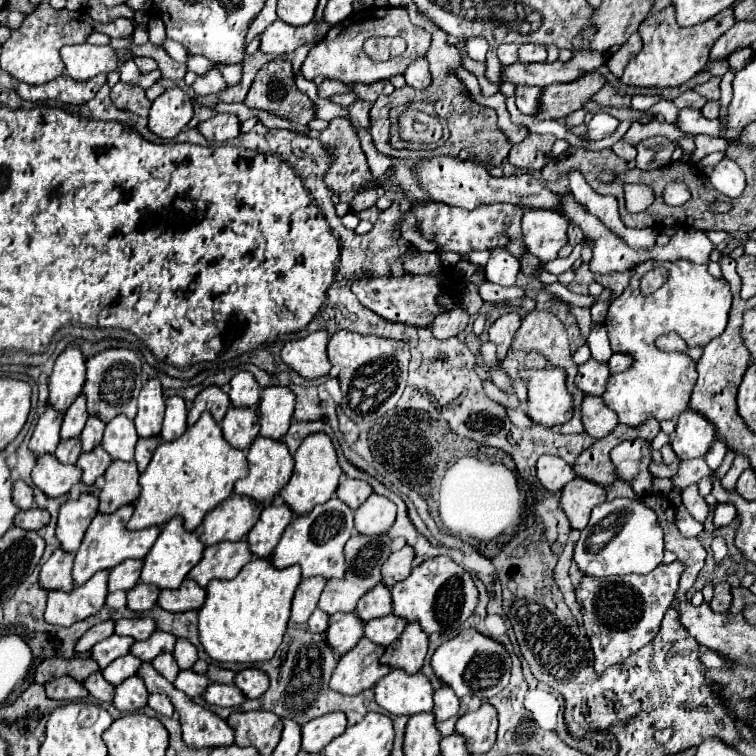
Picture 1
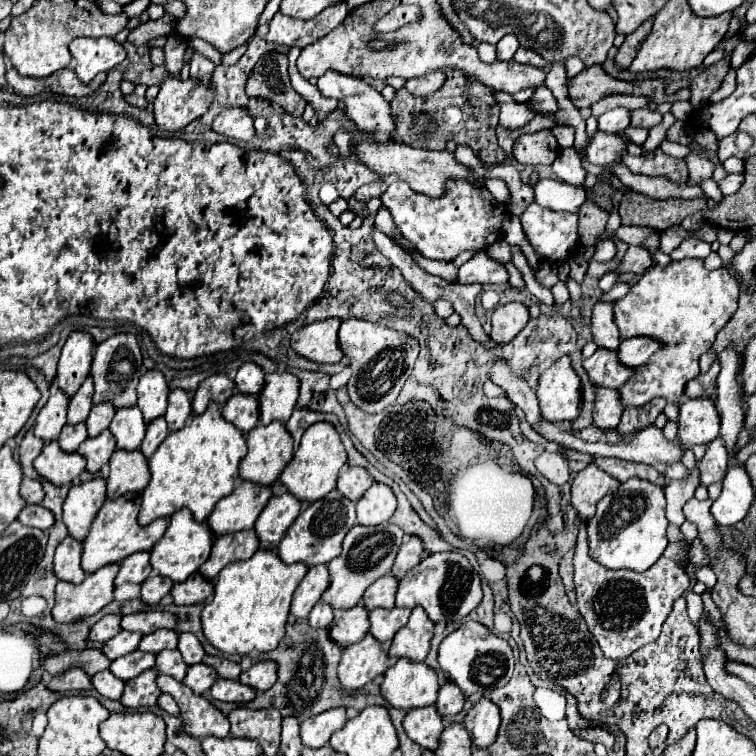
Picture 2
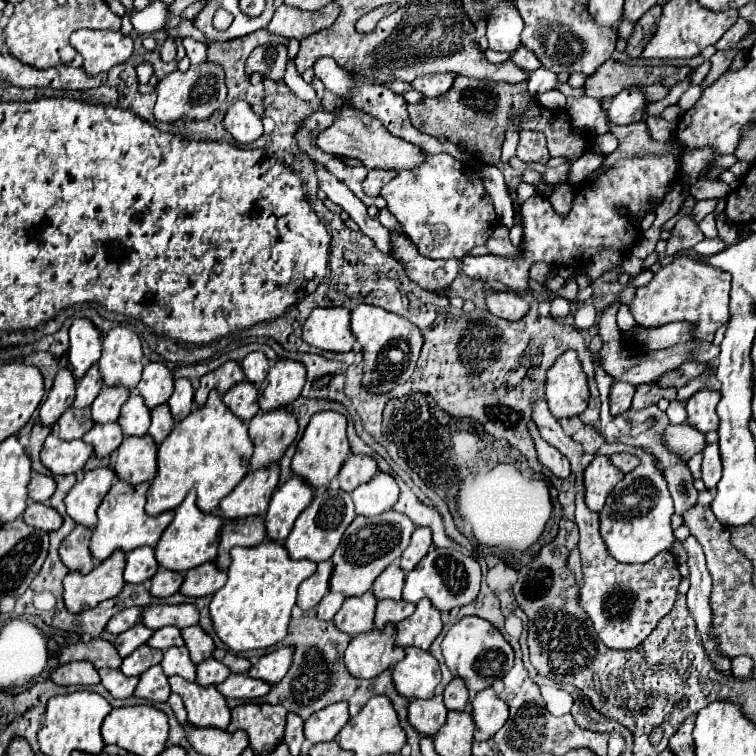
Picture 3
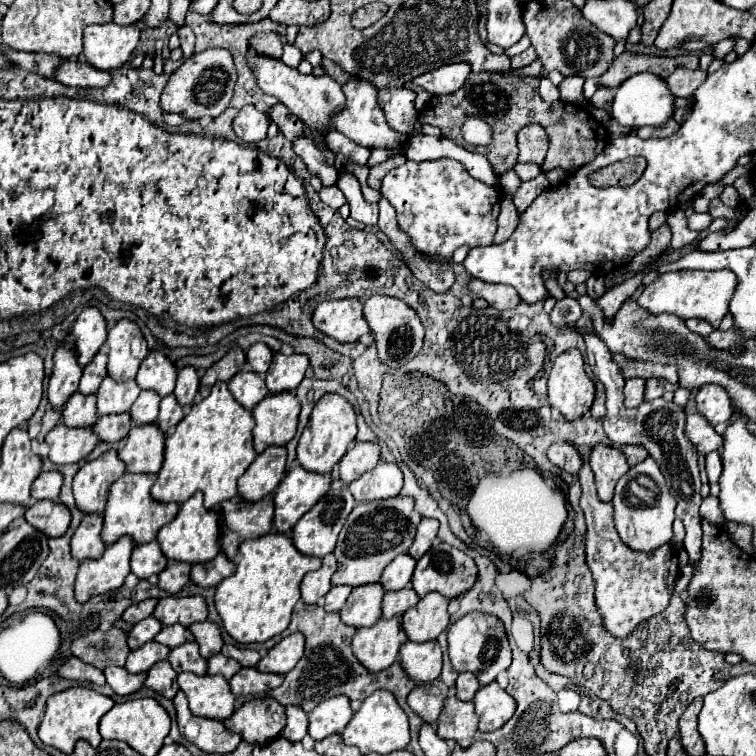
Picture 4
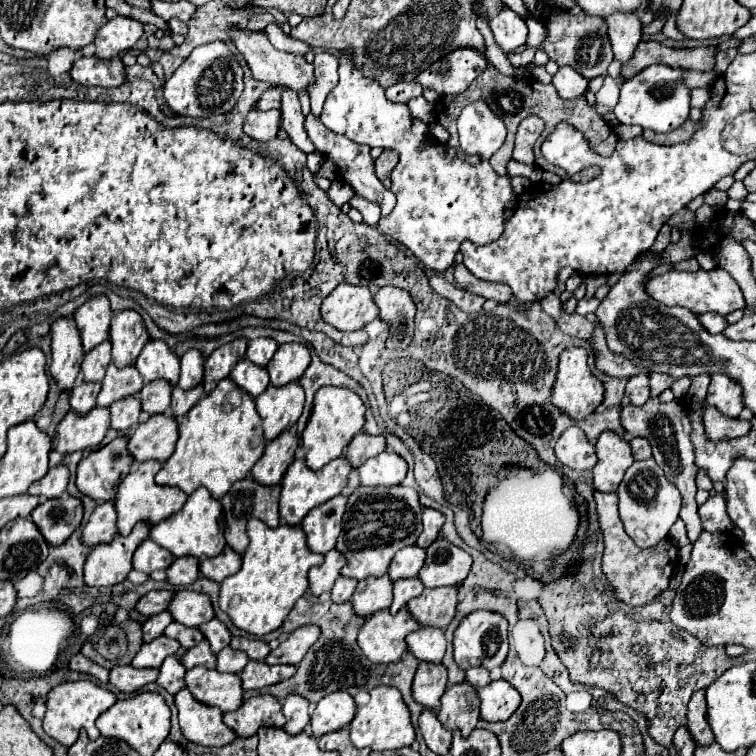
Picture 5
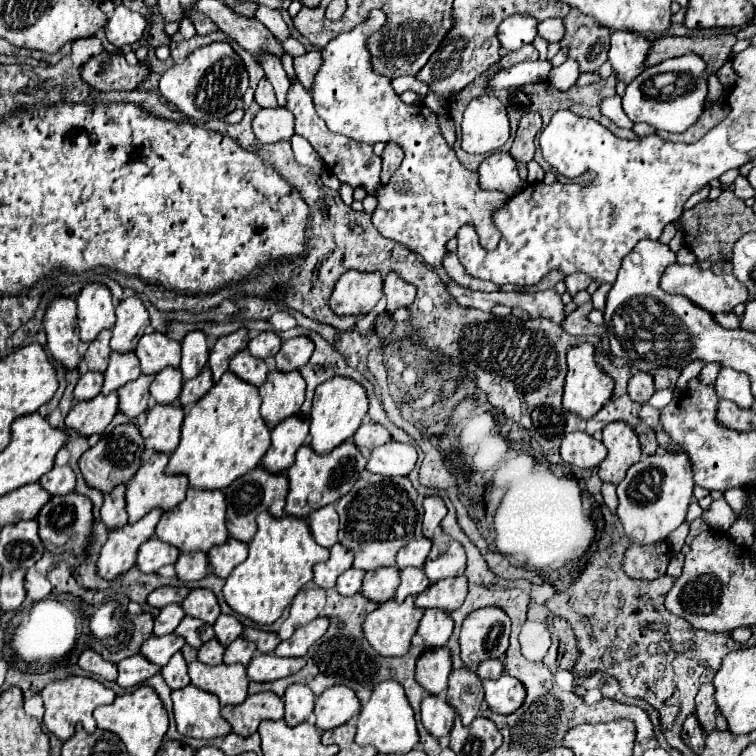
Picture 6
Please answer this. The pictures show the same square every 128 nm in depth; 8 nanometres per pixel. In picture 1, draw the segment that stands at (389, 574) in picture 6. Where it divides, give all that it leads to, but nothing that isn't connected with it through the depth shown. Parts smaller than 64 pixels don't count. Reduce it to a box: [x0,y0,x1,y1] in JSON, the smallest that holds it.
[326,612,364,656]

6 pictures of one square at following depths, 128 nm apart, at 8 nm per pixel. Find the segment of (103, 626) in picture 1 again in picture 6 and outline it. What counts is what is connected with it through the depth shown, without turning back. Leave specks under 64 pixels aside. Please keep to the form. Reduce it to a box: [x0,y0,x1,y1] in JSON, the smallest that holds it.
[148,586,190,608]

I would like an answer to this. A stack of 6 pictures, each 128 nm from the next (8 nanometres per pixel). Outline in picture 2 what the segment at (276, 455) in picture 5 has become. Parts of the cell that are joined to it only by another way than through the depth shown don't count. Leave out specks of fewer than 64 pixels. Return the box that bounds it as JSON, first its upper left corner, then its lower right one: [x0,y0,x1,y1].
[208,480,272,536]

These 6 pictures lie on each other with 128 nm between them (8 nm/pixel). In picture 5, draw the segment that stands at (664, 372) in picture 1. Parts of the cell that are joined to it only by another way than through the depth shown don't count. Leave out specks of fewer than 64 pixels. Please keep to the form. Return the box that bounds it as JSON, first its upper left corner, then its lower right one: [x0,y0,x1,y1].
[646,268,746,314]

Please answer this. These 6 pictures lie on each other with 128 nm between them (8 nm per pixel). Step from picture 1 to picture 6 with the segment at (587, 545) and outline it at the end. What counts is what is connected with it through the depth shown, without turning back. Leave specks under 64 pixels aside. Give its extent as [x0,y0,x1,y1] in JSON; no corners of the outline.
[616,452,694,544]

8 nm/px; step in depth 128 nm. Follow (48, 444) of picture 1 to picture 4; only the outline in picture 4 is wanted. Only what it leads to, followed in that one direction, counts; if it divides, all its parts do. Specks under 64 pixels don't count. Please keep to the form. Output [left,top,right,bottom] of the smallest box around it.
[48,342,82,410]

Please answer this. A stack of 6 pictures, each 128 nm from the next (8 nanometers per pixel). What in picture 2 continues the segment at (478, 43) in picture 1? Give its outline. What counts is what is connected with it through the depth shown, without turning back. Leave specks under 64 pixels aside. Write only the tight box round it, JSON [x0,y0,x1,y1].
[478,44,496,64]

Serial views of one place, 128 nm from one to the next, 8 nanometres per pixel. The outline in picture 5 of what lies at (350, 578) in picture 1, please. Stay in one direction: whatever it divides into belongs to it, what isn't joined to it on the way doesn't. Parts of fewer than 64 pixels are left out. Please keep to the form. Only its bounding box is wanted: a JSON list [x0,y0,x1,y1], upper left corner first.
[336,486,422,580]

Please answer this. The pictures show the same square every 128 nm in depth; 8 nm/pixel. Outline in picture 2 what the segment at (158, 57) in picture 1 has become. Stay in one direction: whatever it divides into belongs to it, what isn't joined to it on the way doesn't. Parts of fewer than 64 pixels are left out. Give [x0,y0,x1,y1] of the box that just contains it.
[166,33,186,74]

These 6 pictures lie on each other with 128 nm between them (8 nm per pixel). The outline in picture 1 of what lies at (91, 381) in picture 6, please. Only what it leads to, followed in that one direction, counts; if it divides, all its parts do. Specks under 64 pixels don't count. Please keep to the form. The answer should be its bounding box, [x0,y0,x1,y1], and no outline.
[54,438,82,464]

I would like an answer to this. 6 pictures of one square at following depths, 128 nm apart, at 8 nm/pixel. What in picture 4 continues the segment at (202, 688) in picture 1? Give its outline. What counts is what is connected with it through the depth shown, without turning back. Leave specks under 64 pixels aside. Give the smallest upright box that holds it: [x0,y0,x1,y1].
[208,654,242,680]

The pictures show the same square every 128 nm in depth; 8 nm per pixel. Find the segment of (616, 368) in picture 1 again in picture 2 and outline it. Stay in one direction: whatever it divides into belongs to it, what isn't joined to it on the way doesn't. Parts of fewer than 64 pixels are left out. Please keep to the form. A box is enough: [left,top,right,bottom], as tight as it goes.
[620,336,662,366]

